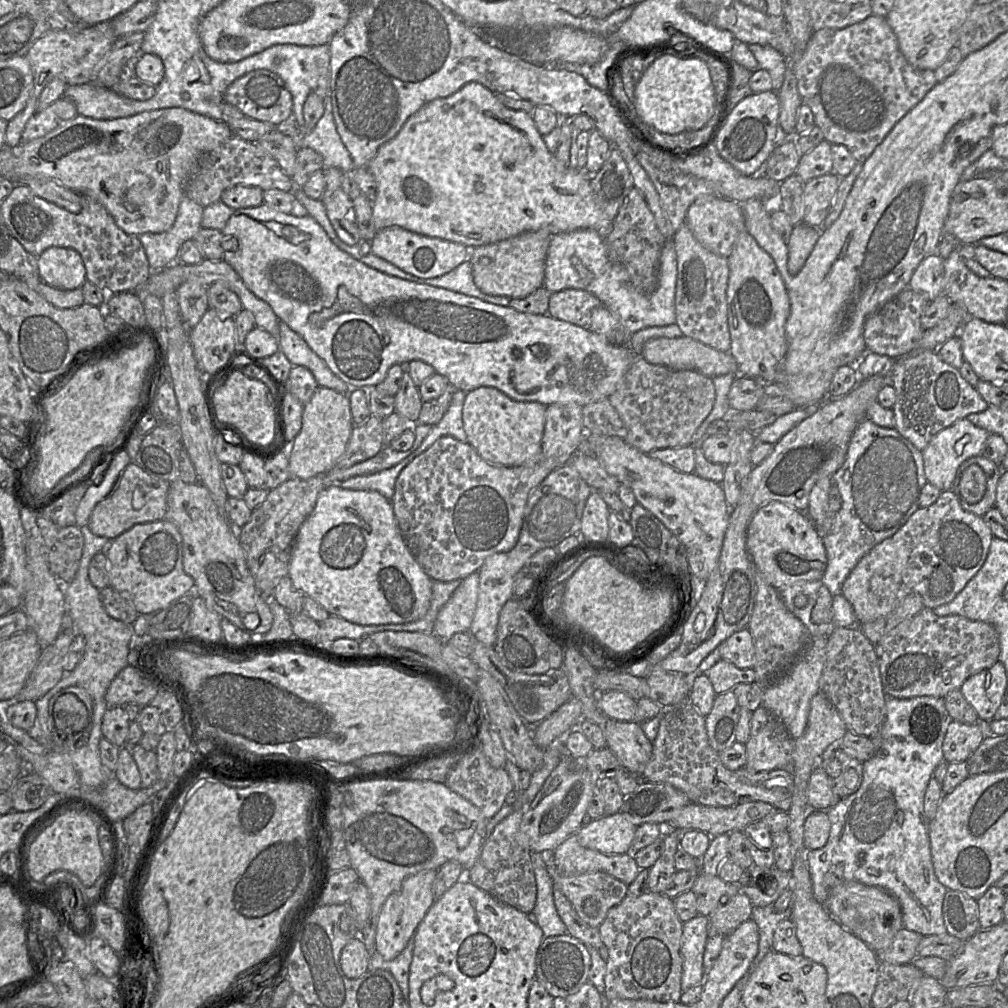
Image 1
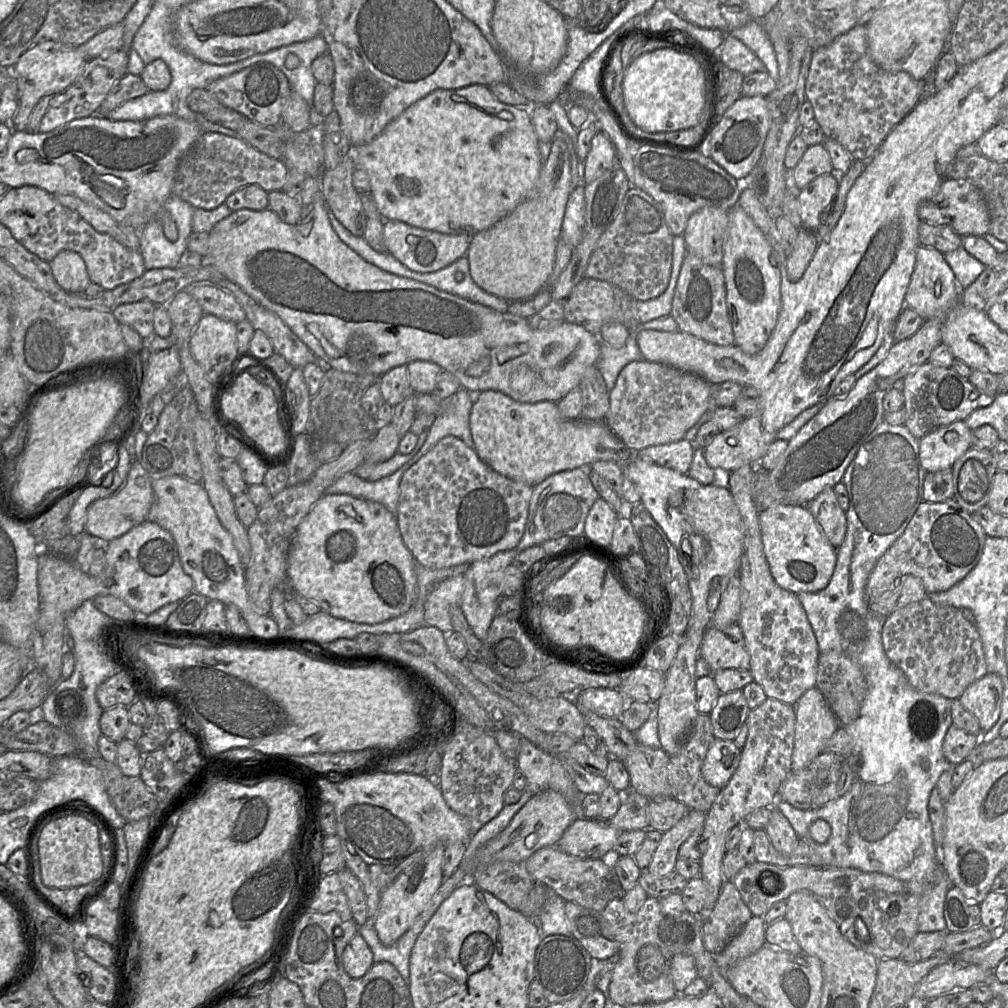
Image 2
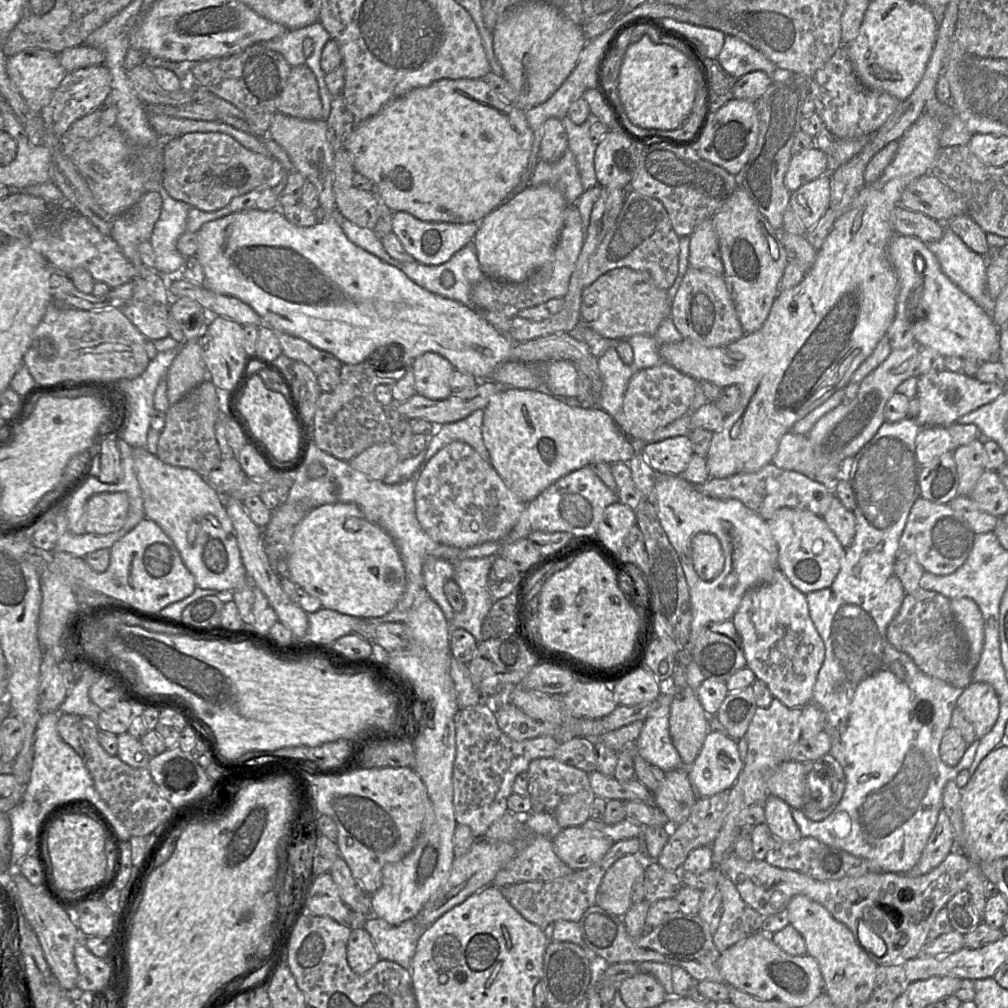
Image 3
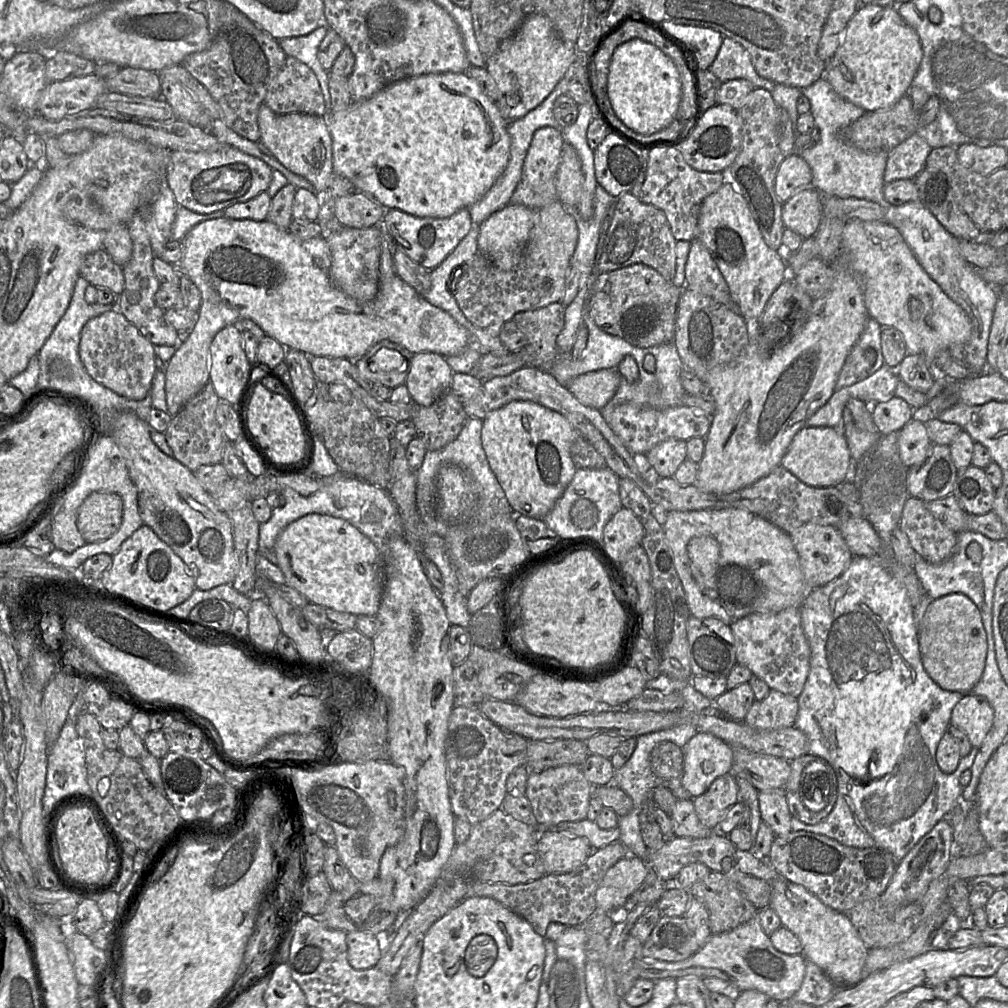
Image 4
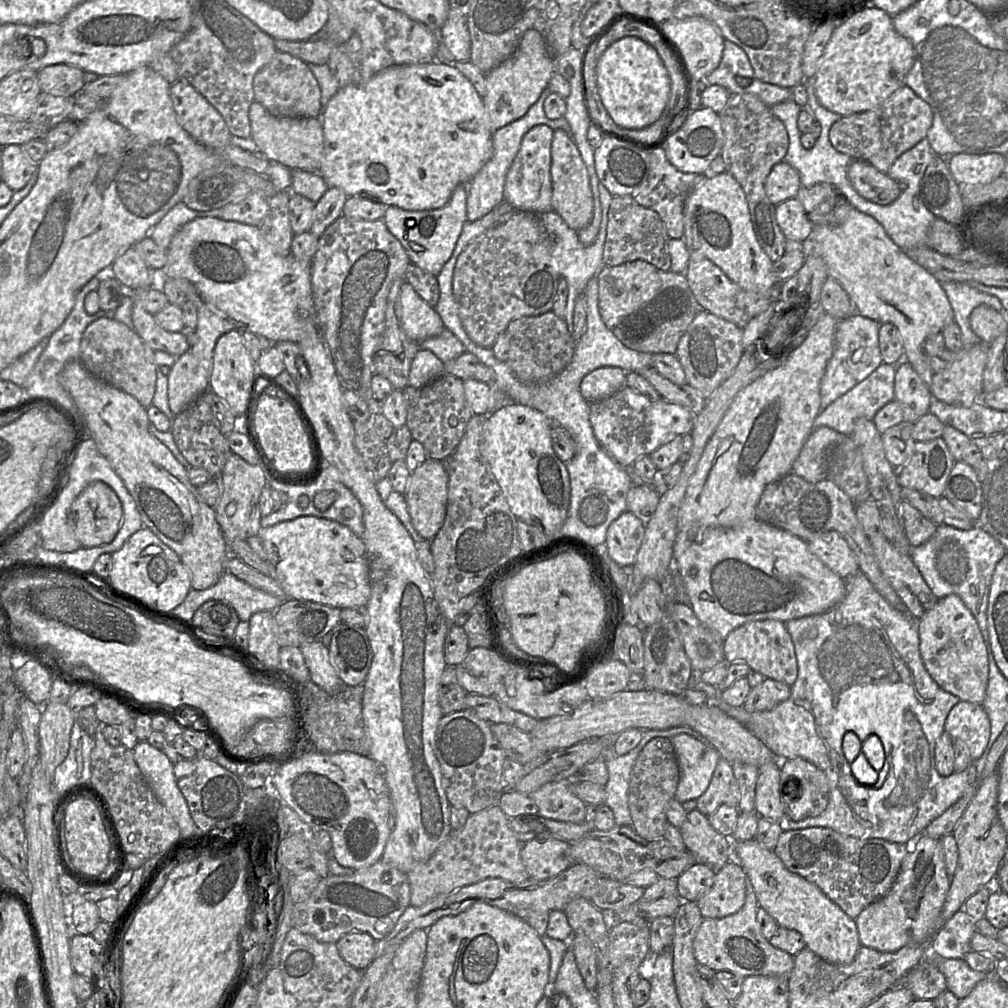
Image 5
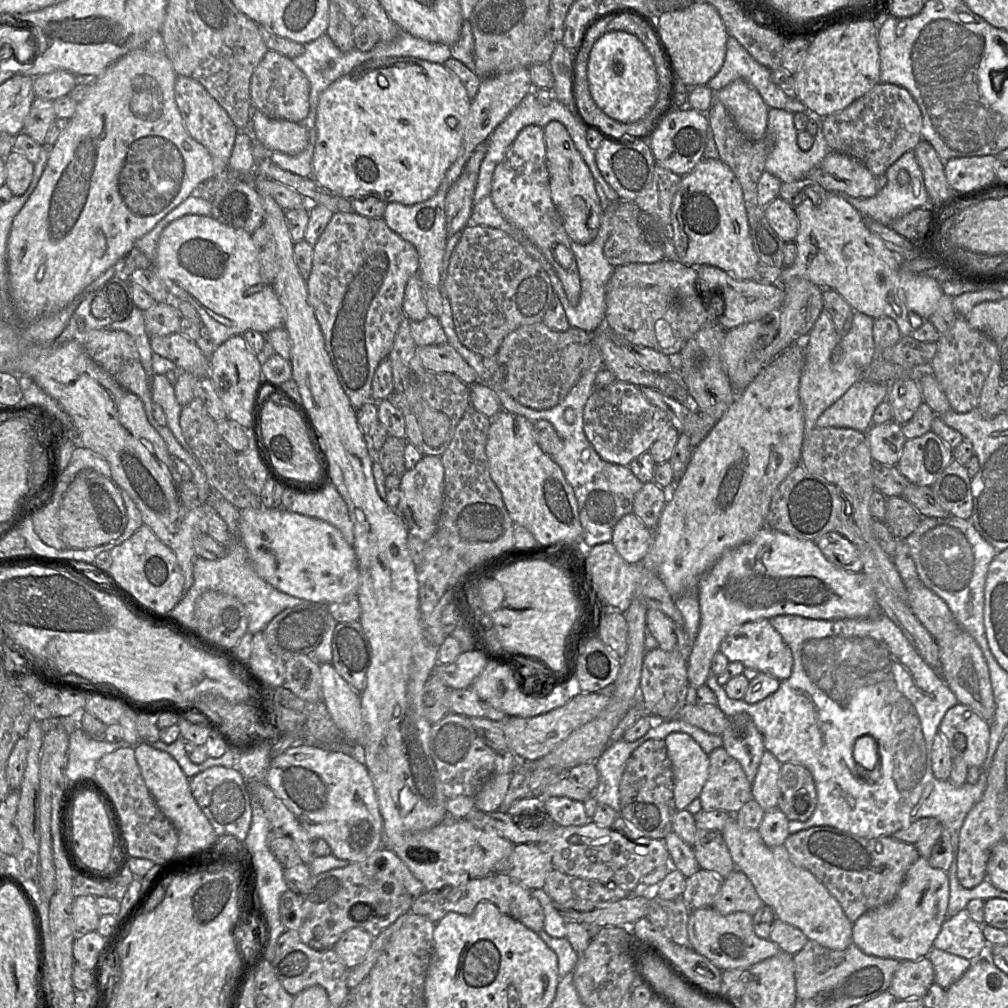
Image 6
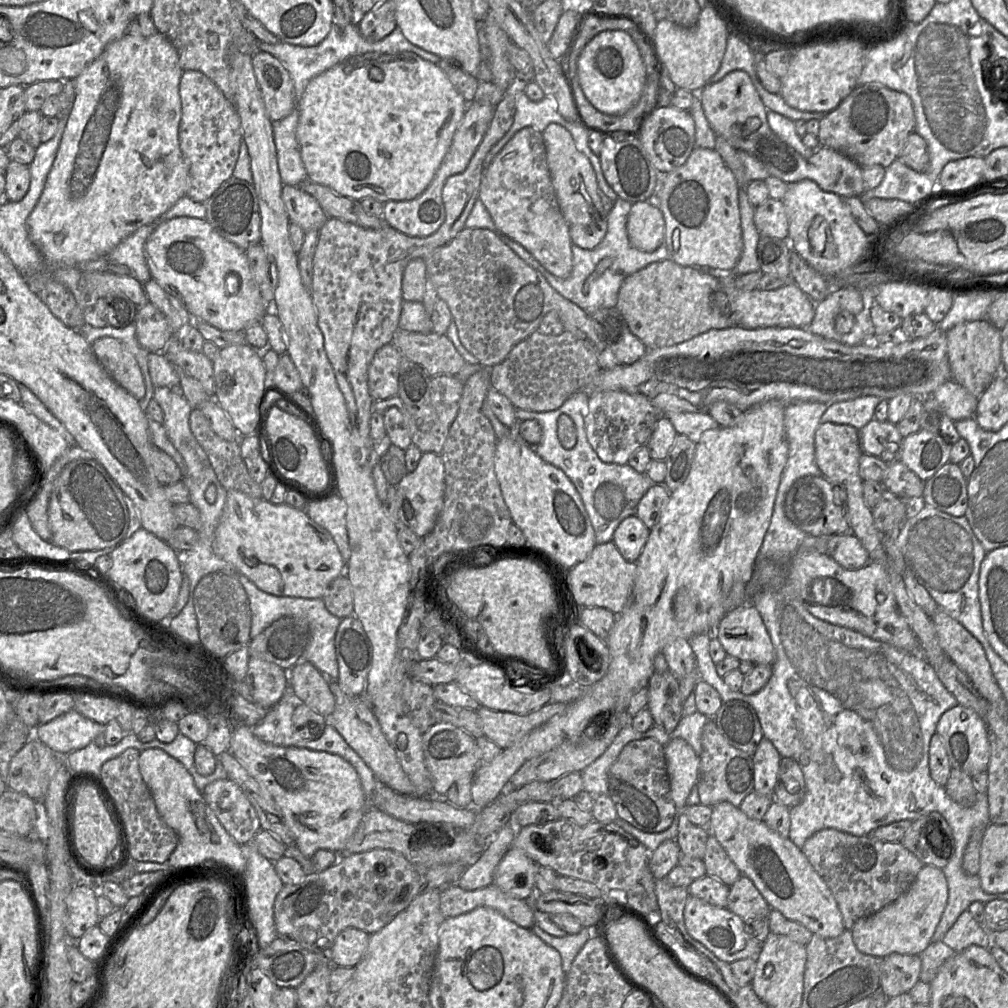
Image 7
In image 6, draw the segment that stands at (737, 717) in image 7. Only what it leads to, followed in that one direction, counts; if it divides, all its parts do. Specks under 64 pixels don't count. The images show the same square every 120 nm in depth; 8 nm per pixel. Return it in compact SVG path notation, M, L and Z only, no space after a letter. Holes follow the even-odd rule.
M745 712L728 717L722 735L723 747L742 766L752 783L765 748L763 738L751 716Z

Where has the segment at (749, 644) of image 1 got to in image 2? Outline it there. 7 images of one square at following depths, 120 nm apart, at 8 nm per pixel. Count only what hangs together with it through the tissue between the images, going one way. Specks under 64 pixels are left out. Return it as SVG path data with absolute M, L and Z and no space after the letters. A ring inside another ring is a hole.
M738 624L708 628L700 644L699 656L707 661L712 675L726 668L750 670L749 651Z

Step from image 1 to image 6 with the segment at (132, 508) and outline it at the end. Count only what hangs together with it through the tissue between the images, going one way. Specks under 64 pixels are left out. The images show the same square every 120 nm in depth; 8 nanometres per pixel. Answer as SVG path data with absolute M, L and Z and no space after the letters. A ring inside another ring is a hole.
M91 468L80 470L63 494L59 509L62 540L67 548L87 550L119 538L127 525L127 510L115 483Z

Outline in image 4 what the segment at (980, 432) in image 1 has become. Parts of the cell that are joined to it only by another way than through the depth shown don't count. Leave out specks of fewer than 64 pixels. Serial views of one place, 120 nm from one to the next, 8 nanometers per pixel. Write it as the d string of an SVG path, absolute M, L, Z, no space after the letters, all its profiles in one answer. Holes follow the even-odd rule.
M911 419L897 433L898 453L902 463L907 468L921 463L933 445L927 435L925 423Z

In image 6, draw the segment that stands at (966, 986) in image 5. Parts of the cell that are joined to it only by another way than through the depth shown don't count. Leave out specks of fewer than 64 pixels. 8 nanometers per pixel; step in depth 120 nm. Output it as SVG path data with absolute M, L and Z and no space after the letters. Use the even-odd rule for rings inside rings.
M933 947L928 954L935 970L935 983L947 989L970 968L973 961Z

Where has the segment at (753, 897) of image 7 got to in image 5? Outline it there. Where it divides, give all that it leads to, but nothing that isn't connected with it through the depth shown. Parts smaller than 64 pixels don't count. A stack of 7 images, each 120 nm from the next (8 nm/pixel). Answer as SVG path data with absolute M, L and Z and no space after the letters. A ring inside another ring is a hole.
M737 861L716 870L712 887L696 902L703 918L724 918L737 913L746 900L746 873Z

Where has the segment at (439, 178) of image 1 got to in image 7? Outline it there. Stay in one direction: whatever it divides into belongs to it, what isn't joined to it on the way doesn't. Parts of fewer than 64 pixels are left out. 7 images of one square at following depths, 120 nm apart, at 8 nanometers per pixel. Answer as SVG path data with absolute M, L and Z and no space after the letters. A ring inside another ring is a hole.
M413 52L394 54L365 53L352 56L312 78L307 84L300 100L296 139L308 179L317 184L327 186L339 195L357 201L364 198L373 198L386 203L389 201L415 199L426 190L434 178L436 171L450 148L454 133L463 118L467 105L462 95L455 89L438 64L424 60Z

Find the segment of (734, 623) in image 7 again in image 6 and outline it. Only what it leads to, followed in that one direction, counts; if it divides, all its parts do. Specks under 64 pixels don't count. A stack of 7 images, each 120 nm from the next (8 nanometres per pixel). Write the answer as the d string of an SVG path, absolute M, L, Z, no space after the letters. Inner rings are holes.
M767 618L749 621L736 627L723 639L720 651L729 662L739 661L745 667L769 674L779 680L787 679L792 673L791 649Z

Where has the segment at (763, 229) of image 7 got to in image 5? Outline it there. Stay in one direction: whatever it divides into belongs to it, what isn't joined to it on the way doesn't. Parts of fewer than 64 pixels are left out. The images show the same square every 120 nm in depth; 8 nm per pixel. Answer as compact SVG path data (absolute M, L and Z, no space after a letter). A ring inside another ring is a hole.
M796 197L778 204L775 214L777 223L786 239L803 242L809 237L814 224Z

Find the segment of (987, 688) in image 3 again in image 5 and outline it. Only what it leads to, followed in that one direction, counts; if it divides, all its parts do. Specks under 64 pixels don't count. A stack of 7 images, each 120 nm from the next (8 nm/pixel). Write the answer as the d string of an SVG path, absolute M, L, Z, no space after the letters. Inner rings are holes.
M960 700L946 718L945 732L953 740L962 740L977 760L990 739L990 720L982 705Z

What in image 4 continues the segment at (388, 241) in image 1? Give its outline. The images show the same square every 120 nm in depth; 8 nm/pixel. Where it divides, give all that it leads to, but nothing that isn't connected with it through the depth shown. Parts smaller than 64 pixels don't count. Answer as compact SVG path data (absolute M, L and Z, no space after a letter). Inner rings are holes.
M462 208L448 218L420 218L398 209L386 209L381 223L397 246L427 270L440 265L473 227L469 208Z

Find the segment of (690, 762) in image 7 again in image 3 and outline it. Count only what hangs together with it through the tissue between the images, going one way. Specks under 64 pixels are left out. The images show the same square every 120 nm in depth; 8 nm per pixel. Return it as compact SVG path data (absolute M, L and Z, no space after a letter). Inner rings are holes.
M710 730L701 750L688 766L690 783L699 798L729 791L743 767L737 741L722 730Z

